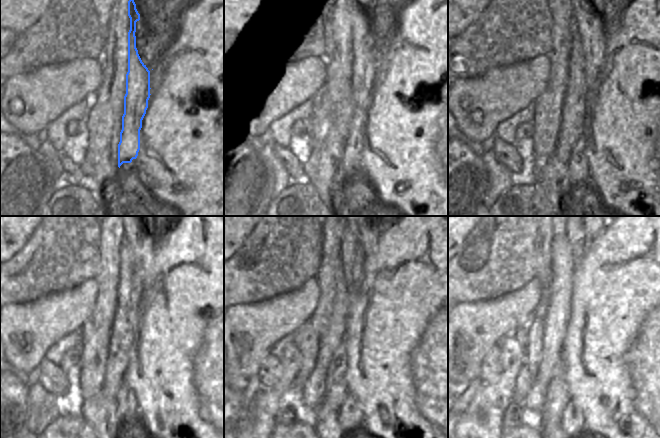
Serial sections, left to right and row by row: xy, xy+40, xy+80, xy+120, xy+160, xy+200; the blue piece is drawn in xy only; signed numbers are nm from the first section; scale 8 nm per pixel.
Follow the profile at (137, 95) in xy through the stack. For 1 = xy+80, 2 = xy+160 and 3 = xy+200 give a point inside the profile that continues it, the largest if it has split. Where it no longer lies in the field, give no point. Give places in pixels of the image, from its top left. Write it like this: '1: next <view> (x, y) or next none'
1: next xy+80 (589, 19)
2: next xy+160 (368, 238)
3: next xy+200 (593, 237)

